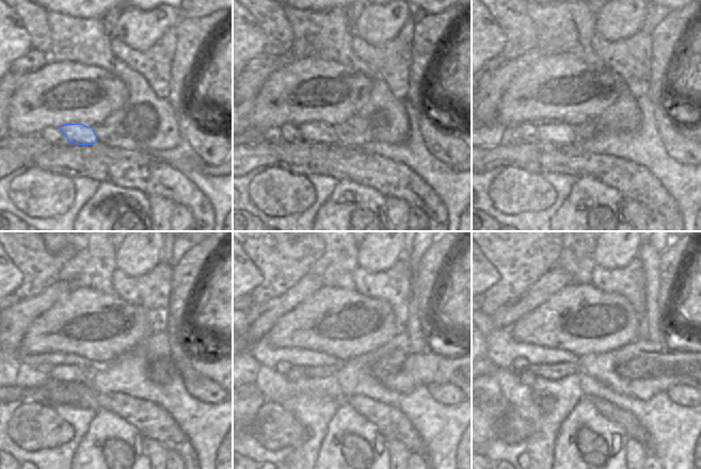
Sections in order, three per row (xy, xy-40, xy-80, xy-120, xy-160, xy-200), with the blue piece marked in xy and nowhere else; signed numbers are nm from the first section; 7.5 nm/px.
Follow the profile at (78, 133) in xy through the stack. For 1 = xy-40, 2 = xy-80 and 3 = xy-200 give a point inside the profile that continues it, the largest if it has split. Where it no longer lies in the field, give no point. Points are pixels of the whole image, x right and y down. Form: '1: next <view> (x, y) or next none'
1: next xy-40 (312, 131)
2: next xy-80 (548, 131)
3: next xy-200 (526, 378)

